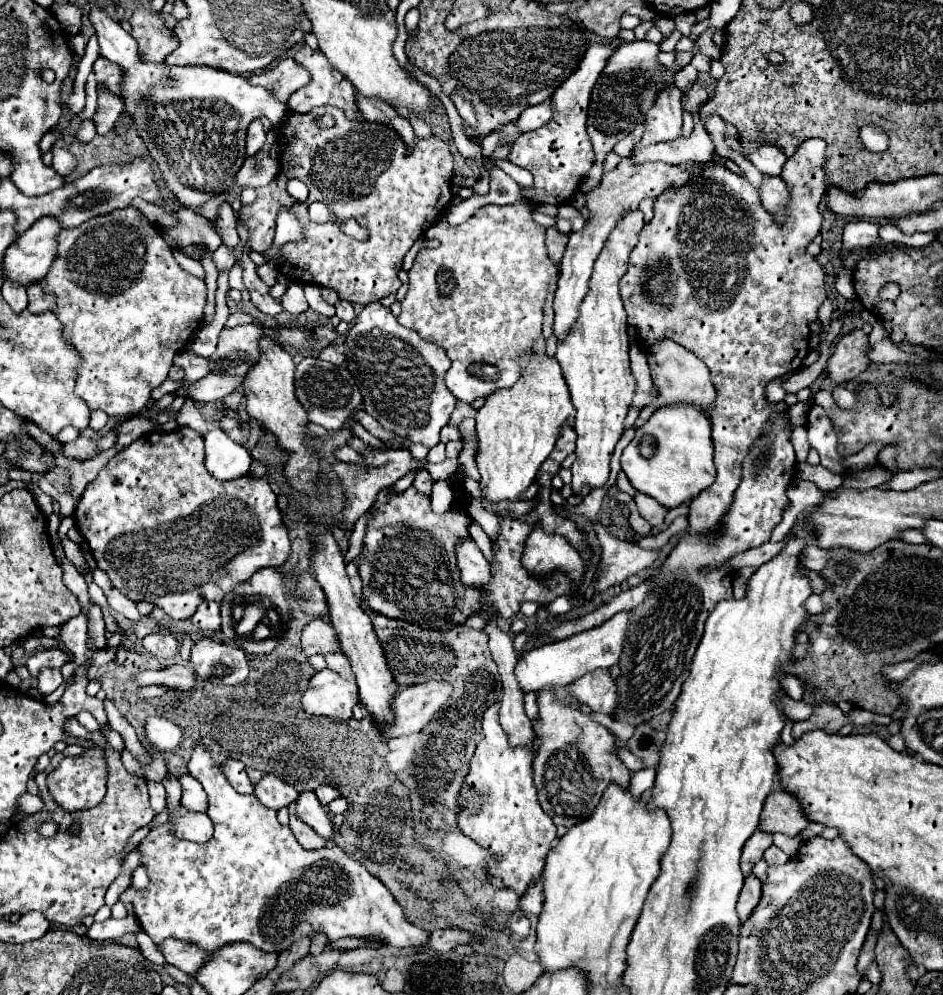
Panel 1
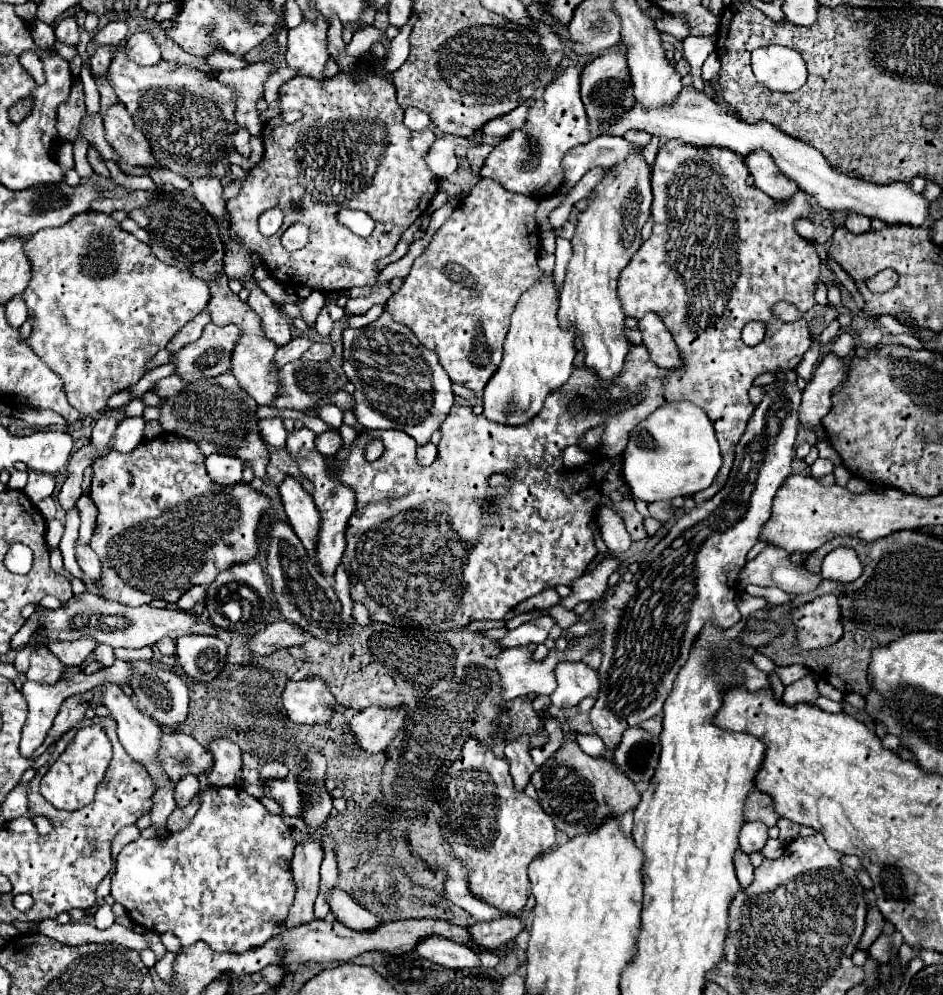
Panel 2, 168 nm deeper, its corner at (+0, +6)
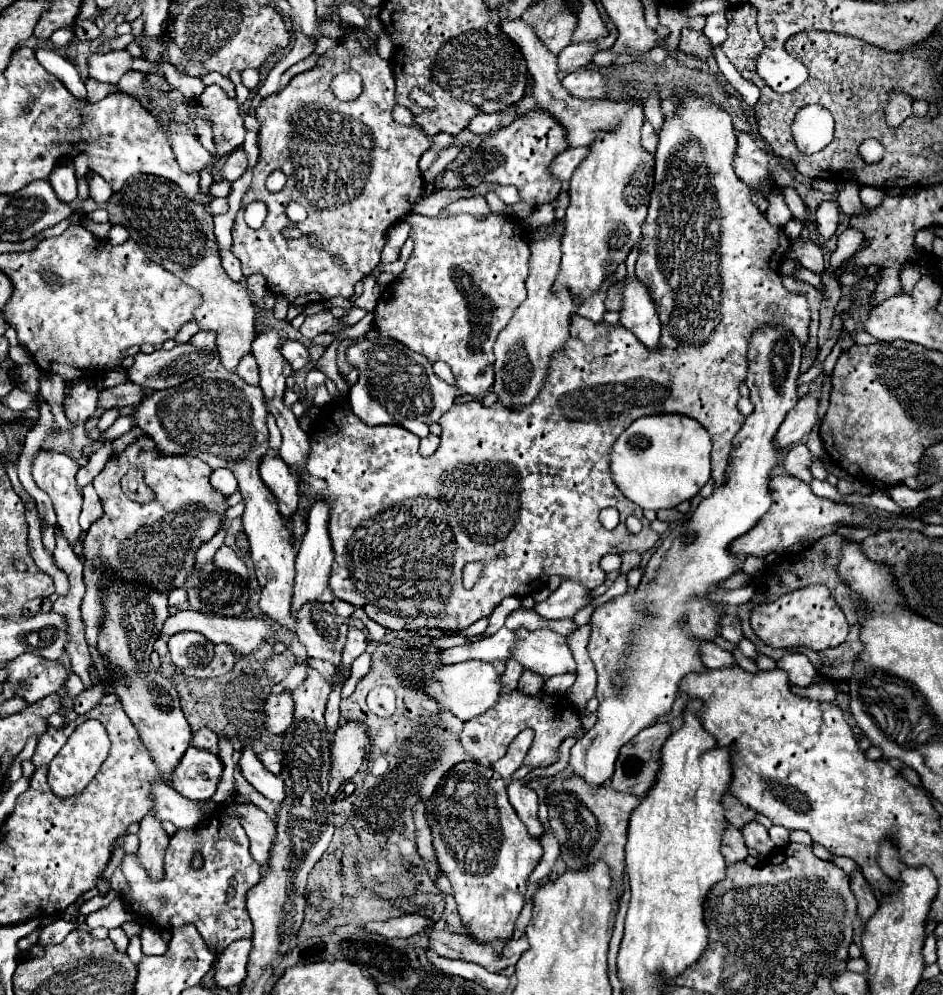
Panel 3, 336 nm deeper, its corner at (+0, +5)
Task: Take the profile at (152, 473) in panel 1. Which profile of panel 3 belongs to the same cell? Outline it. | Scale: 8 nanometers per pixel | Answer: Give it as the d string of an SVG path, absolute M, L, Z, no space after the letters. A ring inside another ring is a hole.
M139 437L135 443L115 453L103 471L93 479L93 487L103 503L103 517L97 519L83 539L83 557L85 557L85 585L87 593L81 605L81 615L85 623L85 637L89 647L97 645L99 639L99 613L103 613L103 597L107 597L105 581L131 581L133 585L147 585L149 589L159 589L161 593L169 593L175 587L183 587L185 579L191 575L195 565L197 549L217 535L225 517L227 517L227 497L215 491L209 483L211 467L207 467L201 459L191 455L161 455L155 441L151 437ZM129 471L141 471L145 483L155 491L155 503L135 503L121 491L121 477Z

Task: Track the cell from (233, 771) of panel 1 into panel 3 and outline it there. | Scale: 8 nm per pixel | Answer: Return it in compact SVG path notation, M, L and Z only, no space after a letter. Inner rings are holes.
M199 729L199 733L193 735L193 745L219 755L219 737L211 729Z

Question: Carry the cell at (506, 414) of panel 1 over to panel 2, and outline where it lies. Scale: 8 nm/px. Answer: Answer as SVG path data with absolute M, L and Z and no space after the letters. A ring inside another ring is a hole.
M541 274L539 282L523 292L511 314L511 326L503 344L503 360L483 392L483 414L501 424L525 424L539 414L547 394L567 382L573 372L575 354L573 328L561 328L557 320L555 276Z

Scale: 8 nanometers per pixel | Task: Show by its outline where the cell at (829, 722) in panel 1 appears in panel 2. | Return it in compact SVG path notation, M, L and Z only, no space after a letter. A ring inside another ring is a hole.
M811 674L803 676L801 680L793 682L791 686L785 686L785 694L783 694L783 702L789 706L793 706L797 702L813 704L817 698L819 698L819 690L817 690L817 684Z

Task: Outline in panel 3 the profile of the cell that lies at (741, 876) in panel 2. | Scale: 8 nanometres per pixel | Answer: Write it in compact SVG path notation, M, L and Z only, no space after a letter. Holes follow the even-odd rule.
M727 825L725 833L723 833L723 845L721 845L721 853L725 857L725 861L729 865L733 863L741 863L747 857L747 847L743 843L743 835L735 825Z

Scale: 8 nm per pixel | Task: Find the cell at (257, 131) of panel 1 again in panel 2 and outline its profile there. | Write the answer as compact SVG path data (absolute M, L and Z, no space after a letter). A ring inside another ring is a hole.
M239 128L239 130L237 130L237 134L233 136L235 152L237 152L237 154L241 154L243 158L247 158L247 156L249 156L249 152L251 152L251 148L249 148L249 138L251 138L251 134L249 134L245 128Z

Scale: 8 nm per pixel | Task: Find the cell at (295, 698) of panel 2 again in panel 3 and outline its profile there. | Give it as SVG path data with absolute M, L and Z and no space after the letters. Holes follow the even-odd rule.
M291 691L273 693L265 703L265 725L271 733L285 733L295 715L295 703Z

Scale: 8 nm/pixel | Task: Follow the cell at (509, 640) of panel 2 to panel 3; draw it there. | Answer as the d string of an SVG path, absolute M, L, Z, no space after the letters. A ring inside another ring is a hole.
M503 627L495 635L485 637L481 641L443 651L443 663L449 665L449 663L459 663L459 661L469 661L469 659L507 661L511 657L511 649L515 649L515 643L517 643L517 637L513 635L513 631Z

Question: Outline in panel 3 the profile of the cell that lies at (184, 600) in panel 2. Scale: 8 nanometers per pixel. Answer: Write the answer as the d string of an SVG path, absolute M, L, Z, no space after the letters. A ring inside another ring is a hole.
M173 589L168 593L168 605L175 605L175 607L185 607L187 603L187 591L185 589Z

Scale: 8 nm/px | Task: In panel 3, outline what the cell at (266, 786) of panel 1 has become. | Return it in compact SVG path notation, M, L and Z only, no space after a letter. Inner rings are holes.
M265 751L261 757L261 763L265 765L265 769L267 771L271 771L271 773L275 773L275 775L279 775L281 773L281 755L279 753L275 753L275 751Z

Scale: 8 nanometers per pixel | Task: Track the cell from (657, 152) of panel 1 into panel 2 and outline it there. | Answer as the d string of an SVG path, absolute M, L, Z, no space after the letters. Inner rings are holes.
M605 134L591 138L583 146L571 148L571 152L567 152L561 162L563 170L565 170L565 180L557 194L559 196L567 194L583 178L583 174L589 172L591 168L595 168L595 166L611 168L619 160L625 160L629 148L637 148L637 146L627 144L625 138L605 136Z

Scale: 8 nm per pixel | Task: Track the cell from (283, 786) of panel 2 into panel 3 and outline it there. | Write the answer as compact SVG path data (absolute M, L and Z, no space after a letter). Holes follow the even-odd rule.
M243 749L239 767L241 767L243 777L245 777L259 793L263 793L267 799L271 799L271 801L277 803L277 805L281 805L281 803L285 801L285 785L283 785L283 779L281 779L279 775L269 773L251 749Z

